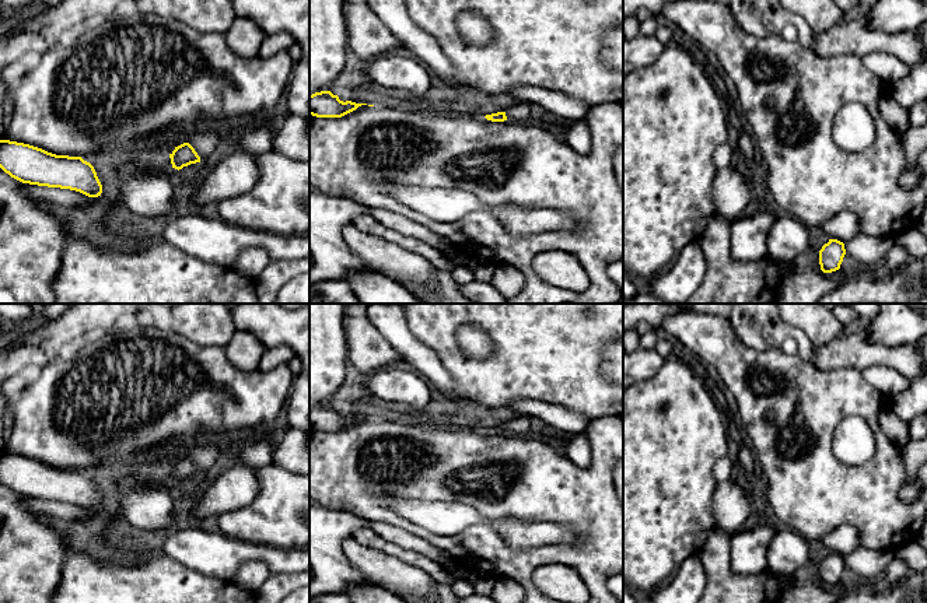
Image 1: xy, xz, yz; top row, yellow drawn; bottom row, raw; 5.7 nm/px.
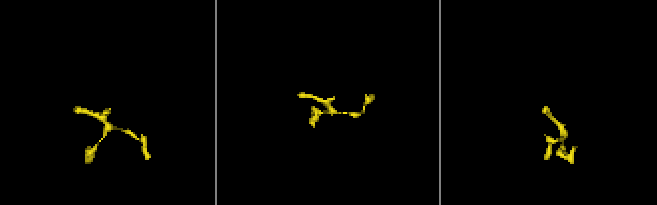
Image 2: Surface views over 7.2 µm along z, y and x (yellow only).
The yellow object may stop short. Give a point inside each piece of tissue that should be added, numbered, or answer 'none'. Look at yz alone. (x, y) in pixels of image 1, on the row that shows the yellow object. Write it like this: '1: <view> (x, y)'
none

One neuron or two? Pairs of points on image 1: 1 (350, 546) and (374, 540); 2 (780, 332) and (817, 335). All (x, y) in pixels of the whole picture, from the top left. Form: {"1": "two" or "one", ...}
{"1": "two", "2": "two"}

